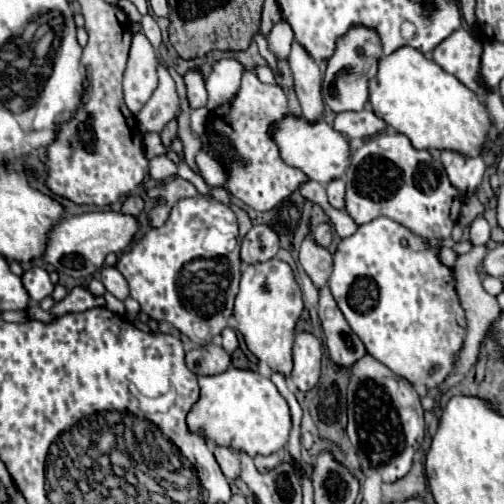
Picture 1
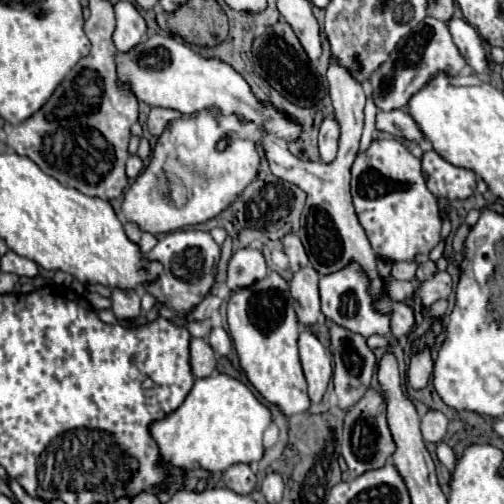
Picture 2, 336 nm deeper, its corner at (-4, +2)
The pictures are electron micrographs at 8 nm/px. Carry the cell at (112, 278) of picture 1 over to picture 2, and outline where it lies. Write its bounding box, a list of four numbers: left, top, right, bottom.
[111,290,141,320]

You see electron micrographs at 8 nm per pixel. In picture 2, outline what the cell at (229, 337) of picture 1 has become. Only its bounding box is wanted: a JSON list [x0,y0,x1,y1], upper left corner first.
[207,326,231,356]

